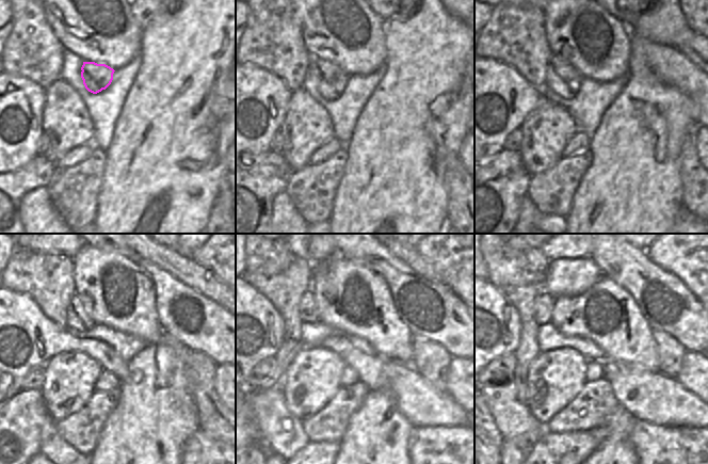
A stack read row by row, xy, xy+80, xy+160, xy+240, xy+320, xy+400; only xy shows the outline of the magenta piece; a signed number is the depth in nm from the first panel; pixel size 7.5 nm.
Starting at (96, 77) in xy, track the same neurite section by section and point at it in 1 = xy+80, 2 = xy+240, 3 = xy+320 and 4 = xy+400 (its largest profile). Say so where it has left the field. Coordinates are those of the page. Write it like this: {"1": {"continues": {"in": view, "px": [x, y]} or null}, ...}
{"1": {"continues": {"in": "xy+80", "px": [332, 79]}}, "2": {"continues": {"in": "xy+240", "px": [77, 319]}}, "3": {"continues": {"in": "xy+320", "px": [307, 310]}}, "4": {"continues": {"in": "xy+400", "px": [544, 303]}}}

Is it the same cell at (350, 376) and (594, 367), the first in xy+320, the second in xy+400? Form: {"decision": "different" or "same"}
{"decision": "same"}

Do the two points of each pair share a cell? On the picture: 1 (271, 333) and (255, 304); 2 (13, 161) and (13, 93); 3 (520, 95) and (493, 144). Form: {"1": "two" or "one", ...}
{"1": "one", "2": "one", "3": "one"}

